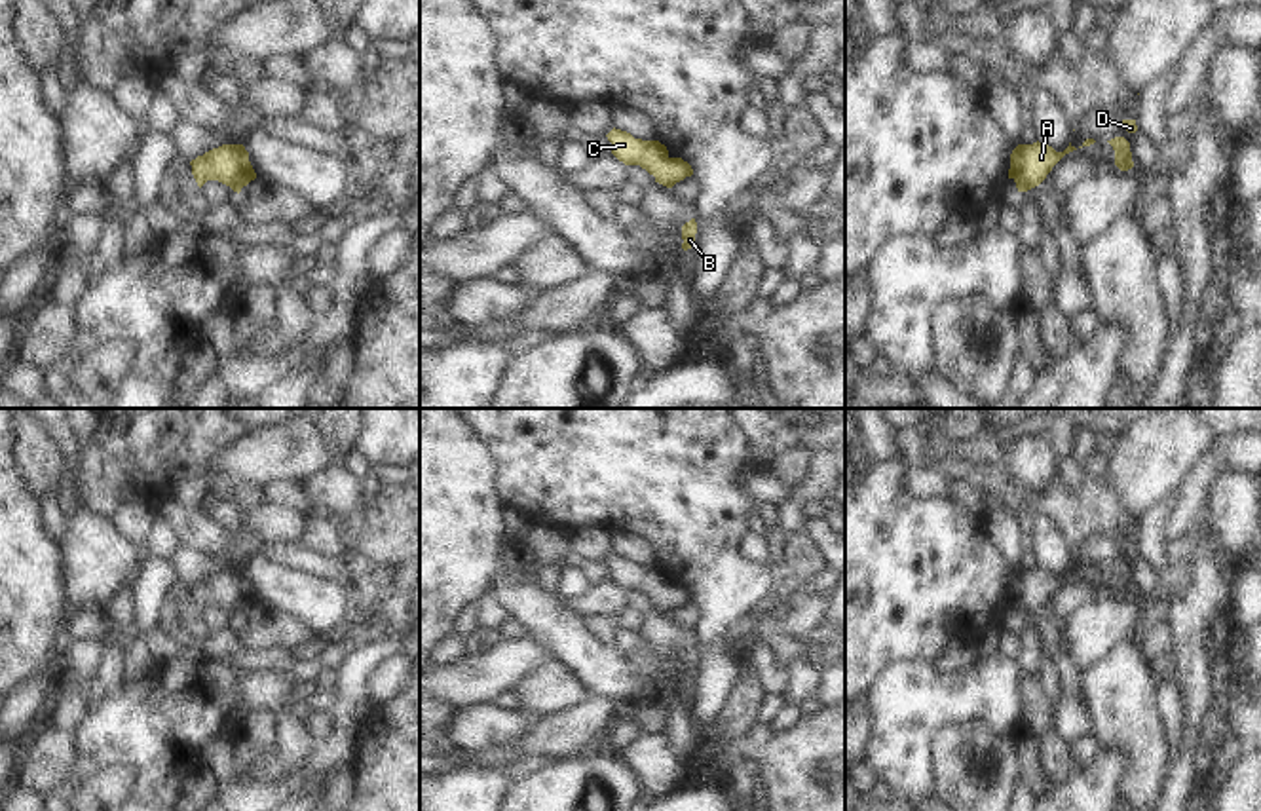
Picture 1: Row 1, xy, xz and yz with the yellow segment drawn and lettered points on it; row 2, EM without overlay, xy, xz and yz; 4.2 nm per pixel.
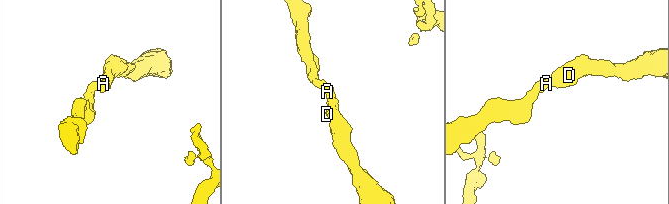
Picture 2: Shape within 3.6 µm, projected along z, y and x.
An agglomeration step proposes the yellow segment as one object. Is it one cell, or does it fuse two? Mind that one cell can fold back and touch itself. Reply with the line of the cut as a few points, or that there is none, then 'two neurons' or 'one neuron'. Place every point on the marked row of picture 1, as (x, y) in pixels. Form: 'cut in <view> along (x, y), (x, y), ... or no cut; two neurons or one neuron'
no cut; one neuron

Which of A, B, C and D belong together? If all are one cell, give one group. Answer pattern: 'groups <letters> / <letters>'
groups A B C D

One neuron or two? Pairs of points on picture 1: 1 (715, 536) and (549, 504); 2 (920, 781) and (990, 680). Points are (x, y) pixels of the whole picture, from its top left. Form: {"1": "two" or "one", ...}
{"1": "one", "2": "one"}

